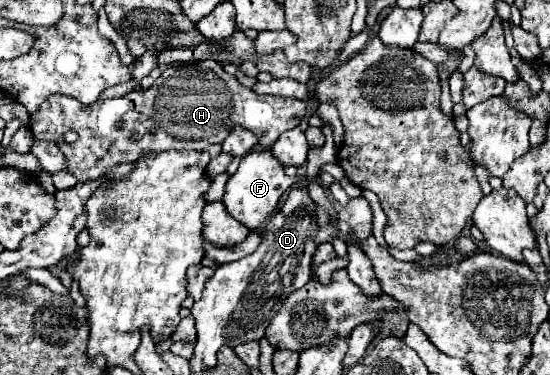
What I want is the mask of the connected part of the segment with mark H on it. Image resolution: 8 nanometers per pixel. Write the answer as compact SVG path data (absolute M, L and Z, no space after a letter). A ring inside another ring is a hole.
M206 59L206 61L196 61L196 63L190 63L190 65L170 65L170 67L166 67L166 69L162 71L162 75L154 81L154 85L152 85L150 89L130 91L126 97L118 97L118 99L96 101L96 103L90 105L90 107L78 103L74 97L66 97L66 95L50 95L50 99L46 99L46 103L42 103L42 107L40 107L36 113L30 115L28 127L36 140L44 139L55 140L58 142L59 148L62 150L62 153L64 153L64 157L66 157L66 167L70 169L70 173L72 173L78 181L92 181L92 179L104 177L114 165L120 165L120 163L134 163L140 155L156 155L156 153L160 153L160 151L172 151L172 149L176 149L176 151L188 151L188 149L192 149L192 151L208 151L208 147L210 147L212 143L222 143L222 141L232 133L232 129L234 129L236 125L240 125L242 129L250 129L250 131L258 137L258 143L260 143L260 145L272 147L274 141L276 141L284 131L294 129L294 127L300 123L300 119L302 119L304 115L306 115L306 105L304 105L304 101L292 99L292 97L258 95L258 93L254 93L252 89L244 87L234 75L228 75L228 73L220 67L220 63L216 63L216 61L212 61L212 59ZM68 131L78 133L78 141L74 141L74 143L64 143L63 136L64 133L68 133Z

